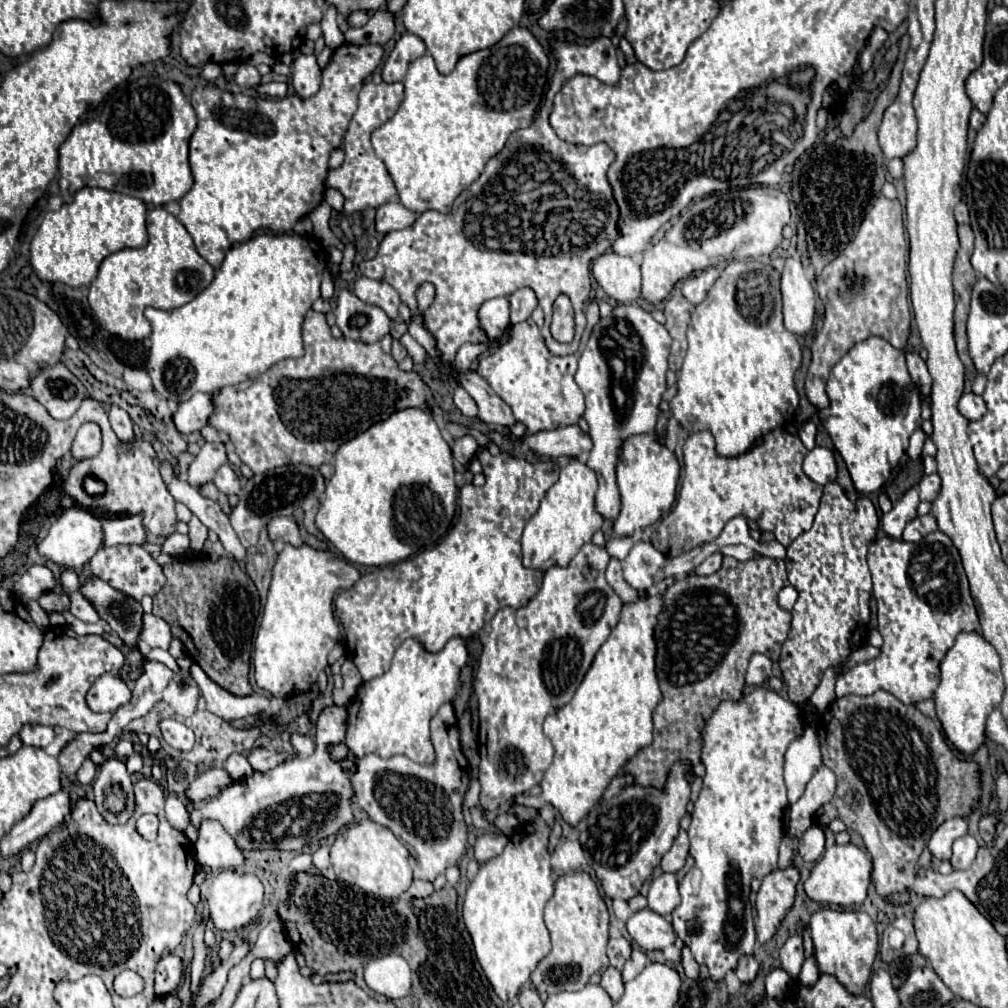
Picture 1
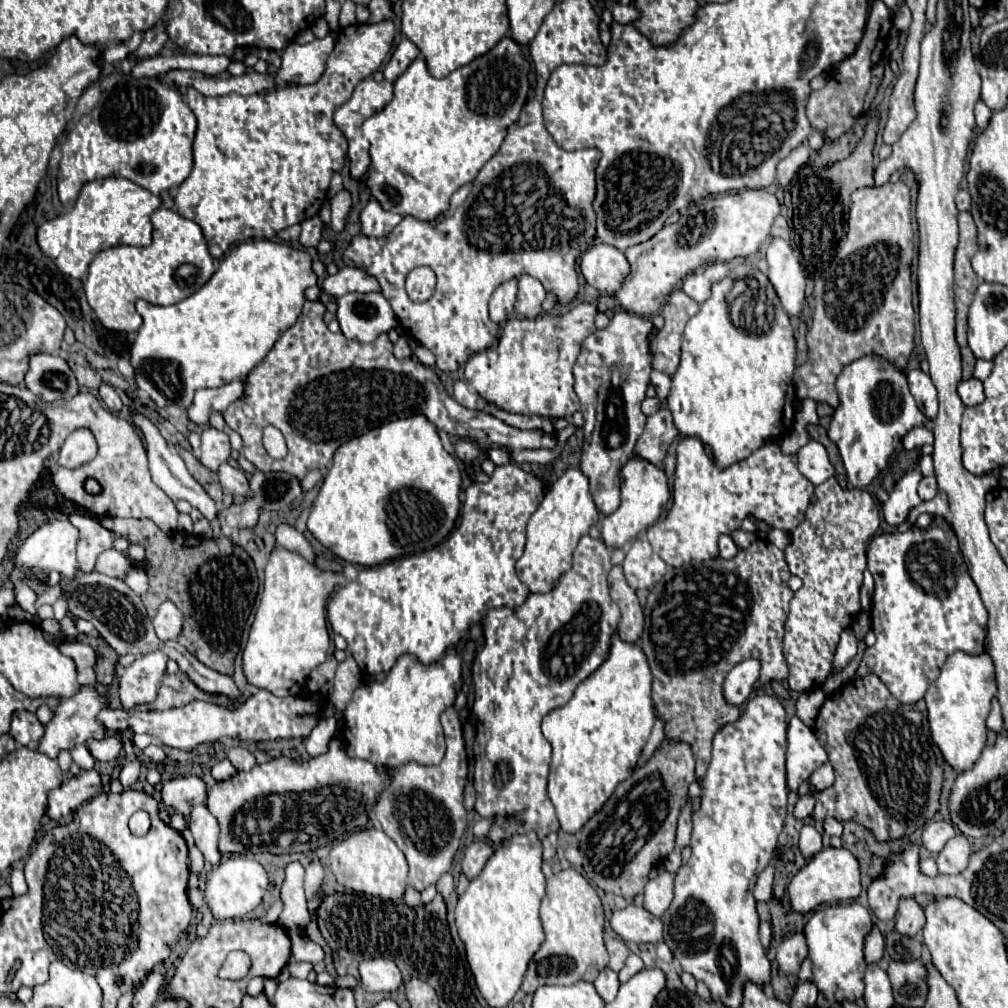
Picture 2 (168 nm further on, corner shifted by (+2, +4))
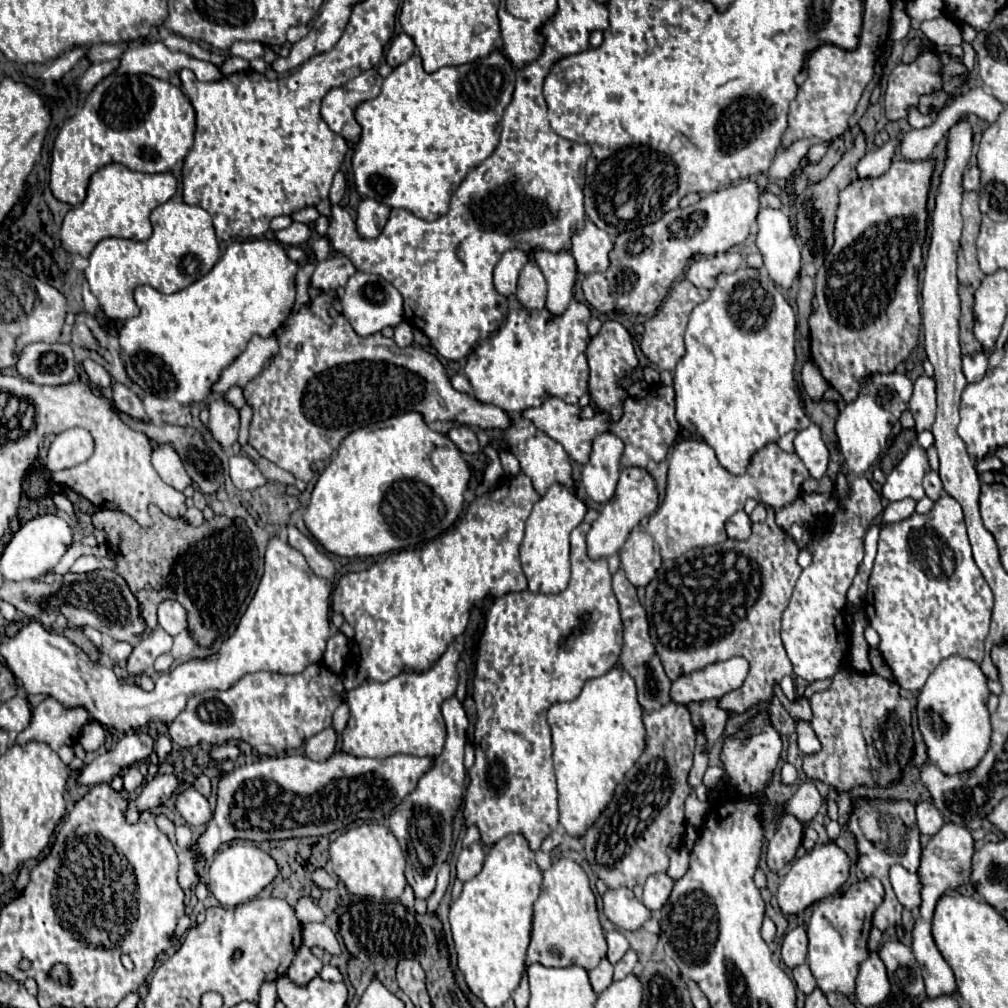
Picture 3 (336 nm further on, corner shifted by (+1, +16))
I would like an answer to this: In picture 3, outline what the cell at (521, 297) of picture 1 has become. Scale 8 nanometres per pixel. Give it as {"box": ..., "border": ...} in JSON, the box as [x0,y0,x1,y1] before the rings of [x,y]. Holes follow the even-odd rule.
{"box":[515,260,547,310],"border":[[[529,260],[519,274],[515,296],[525,308],[541,310],[541,308],[545,308],[545,294],[547,294],[545,278],[543,278],[541,270],[537,268],[537,264],[533,264],[533,260]]]}

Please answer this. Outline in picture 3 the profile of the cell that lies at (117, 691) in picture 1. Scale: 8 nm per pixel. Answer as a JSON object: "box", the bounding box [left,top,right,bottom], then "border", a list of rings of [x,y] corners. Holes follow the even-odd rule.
{"box":[17,698,89,748],"border":[[[45,698],[39,706],[33,708],[29,726],[17,734],[17,744],[27,744],[31,740],[45,742],[51,748],[75,746],[79,740],[81,728],[89,722],[85,708],[65,710],[55,698]]]}

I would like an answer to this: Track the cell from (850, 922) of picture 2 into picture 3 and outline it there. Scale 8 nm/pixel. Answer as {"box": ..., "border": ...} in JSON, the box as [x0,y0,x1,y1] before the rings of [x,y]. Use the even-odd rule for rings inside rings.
{"box":[807,878,885,996],"border":[[[869,878],[849,886],[849,890],[843,892],[841,896],[827,898],[813,906],[813,916],[807,926],[809,936],[807,962],[817,980],[817,988],[821,988],[823,994],[841,992],[845,996],[851,996],[855,992],[859,964],[869,956],[867,938],[869,930],[873,928],[871,924],[873,912],[881,904],[883,896],[885,896],[883,884],[877,878]]]}

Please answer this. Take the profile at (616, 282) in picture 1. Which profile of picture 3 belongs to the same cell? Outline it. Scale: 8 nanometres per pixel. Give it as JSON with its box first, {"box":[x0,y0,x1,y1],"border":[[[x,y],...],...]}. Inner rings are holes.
{"box":[571,222,613,272],"border":[[[585,222],[585,226],[577,234],[573,234],[571,240],[571,252],[577,260],[577,272],[603,272],[609,266],[611,248],[613,242],[609,234],[597,228],[593,222]]]}

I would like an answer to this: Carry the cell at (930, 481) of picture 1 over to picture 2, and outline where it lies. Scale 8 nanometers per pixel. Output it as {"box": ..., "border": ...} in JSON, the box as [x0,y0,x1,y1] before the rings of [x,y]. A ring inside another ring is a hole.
{"box":[918,476,938,500],"border":[[[924,476],[920,486],[918,486],[918,494],[922,500],[932,500],[936,496],[938,484],[936,484],[936,476]]]}

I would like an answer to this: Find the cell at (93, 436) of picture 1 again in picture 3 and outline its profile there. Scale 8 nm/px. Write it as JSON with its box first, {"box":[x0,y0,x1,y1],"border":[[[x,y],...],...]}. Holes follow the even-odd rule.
{"box":[45,428,93,472],"border":[[[69,428],[53,440],[49,446],[49,454],[45,466],[49,472],[57,472],[61,468],[71,468],[85,462],[93,454],[93,438],[83,428]]]}

